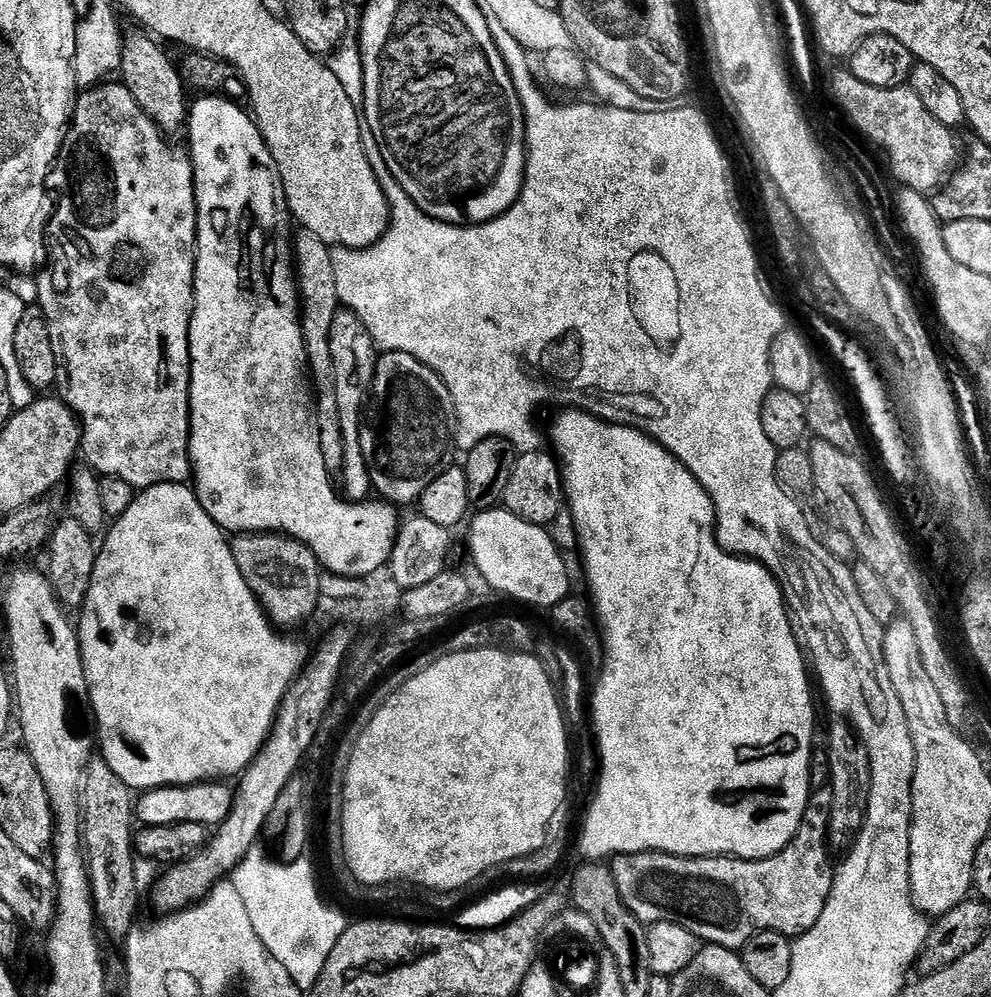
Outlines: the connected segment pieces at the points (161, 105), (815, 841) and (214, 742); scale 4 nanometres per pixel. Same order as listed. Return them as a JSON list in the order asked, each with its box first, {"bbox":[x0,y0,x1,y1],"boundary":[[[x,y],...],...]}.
[{"bbox":[118,36,190,138],"boundary":[[[140,36],[134,37],[133,40],[125,39],[118,72],[120,76],[124,75],[122,83],[130,90],[130,94],[134,94],[134,102],[138,102],[138,106],[160,127],[165,137],[173,138],[172,136],[178,135],[180,131],[185,131],[189,121],[190,108],[187,103],[184,105],[185,85],[177,61],[172,61],[164,53],[165,45],[155,39],[148,39],[150,40],[143,40]]]},{"bbox":[610,787,834,950],"boundary":[[[817,787],[808,797],[808,809],[804,811],[804,821],[800,823],[796,836],[777,856],[767,856],[765,860],[738,860],[734,856],[672,856],[668,852],[612,856],[610,867],[614,886],[618,886],[618,894],[622,894],[626,906],[641,924],[651,926],[658,922],[674,922],[686,926],[686,930],[704,944],[740,950],[759,932],[777,932],[789,938],[799,938],[811,930],[818,918],[822,918],[822,910],[830,898],[834,879],[833,853],[828,842],[831,805],[831,787]]]},{"bbox":[78,484,310,790],"boundary":[[[156,484],[153,488],[143,489],[133,499],[130,510],[126,510],[126,514],[118,517],[107,529],[104,538],[104,545],[103,542],[99,545],[96,554],[93,582],[78,619],[80,653],[84,663],[84,677],[88,683],[87,699],[92,700],[96,720],[105,738],[112,740],[105,746],[102,760],[133,790],[220,782],[228,778],[224,776],[239,777],[265,748],[281,704],[309,663],[310,648],[308,652],[302,641],[283,640],[280,637],[283,635],[256,601],[246,578],[242,578],[242,570],[238,570],[238,562],[234,562],[229,537],[224,529],[217,526],[214,518],[206,514],[202,502],[188,484]]]}]

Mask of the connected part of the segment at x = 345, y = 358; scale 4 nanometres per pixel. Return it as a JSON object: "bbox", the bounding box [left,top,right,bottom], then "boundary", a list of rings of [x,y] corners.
{"bbox":[330,310,378,502],"boundary":[[[340,310],[334,318],[330,331],[330,349],[334,360],[335,389],[338,394],[338,411],[341,414],[345,446],[342,492],[349,501],[364,502],[371,497],[368,495],[373,495],[374,489],[372,476],[368,472],[368,463],[360,445],[362,439],[360,419],[364,416],[364,403],[370,400],[370,393],[376,383],[378,349],[374,338],[370,338],[370,330],[362,326],[362,318],[347,310]]]}

